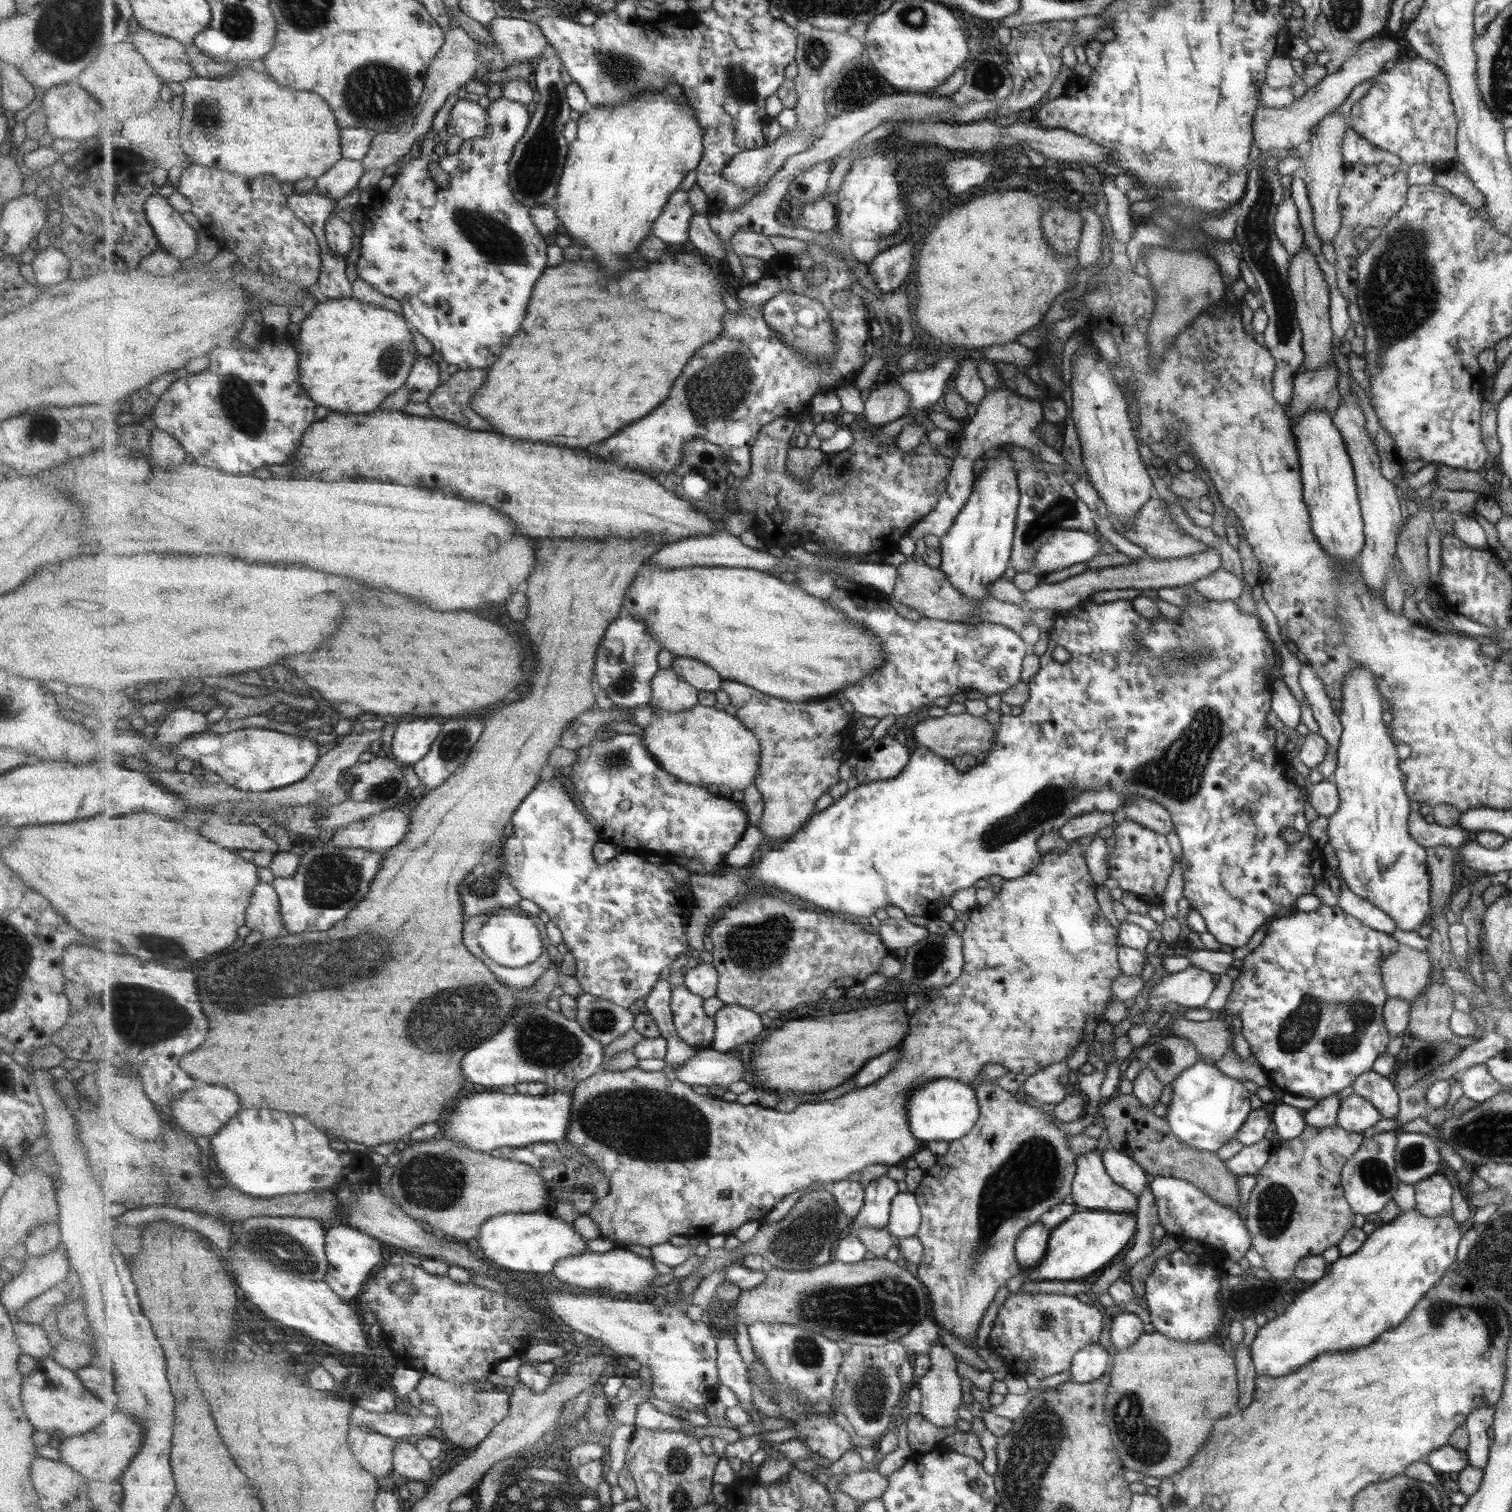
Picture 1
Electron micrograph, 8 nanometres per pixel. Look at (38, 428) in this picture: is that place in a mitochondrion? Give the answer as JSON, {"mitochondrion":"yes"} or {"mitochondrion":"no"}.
{"mitochondrion":"yes"}

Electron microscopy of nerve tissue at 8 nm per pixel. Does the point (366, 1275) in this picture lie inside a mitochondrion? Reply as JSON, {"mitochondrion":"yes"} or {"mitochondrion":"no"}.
{"mitochondrion":"no"}

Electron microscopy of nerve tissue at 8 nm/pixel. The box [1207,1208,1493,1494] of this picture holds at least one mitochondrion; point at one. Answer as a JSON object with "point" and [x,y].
{"point":[1439,1308]}

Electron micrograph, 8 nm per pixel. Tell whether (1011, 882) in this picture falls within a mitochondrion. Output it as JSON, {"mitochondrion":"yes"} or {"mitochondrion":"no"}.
{"mitochondrion":"no"}

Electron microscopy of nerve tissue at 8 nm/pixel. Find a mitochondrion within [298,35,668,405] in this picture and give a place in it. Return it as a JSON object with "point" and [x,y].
{"point":[368,96]}

